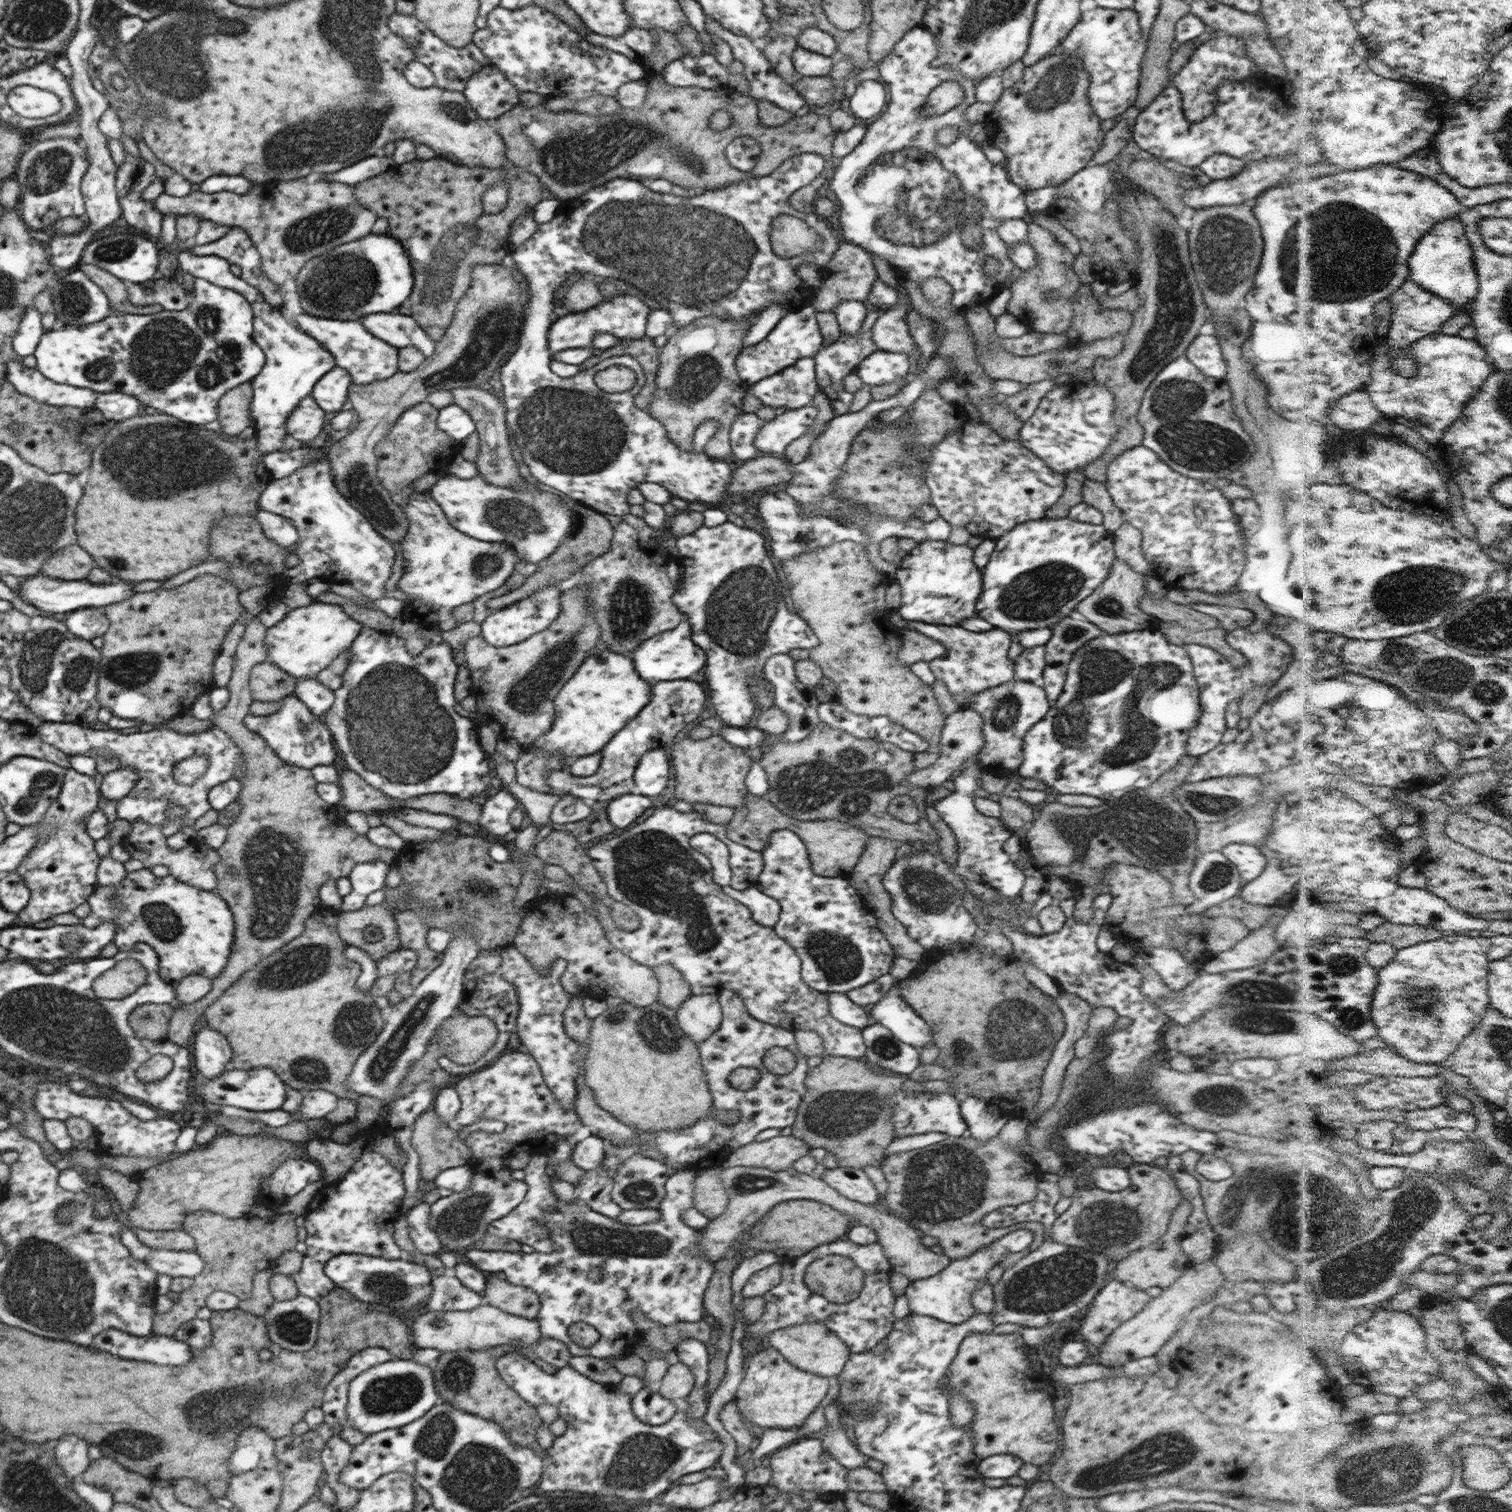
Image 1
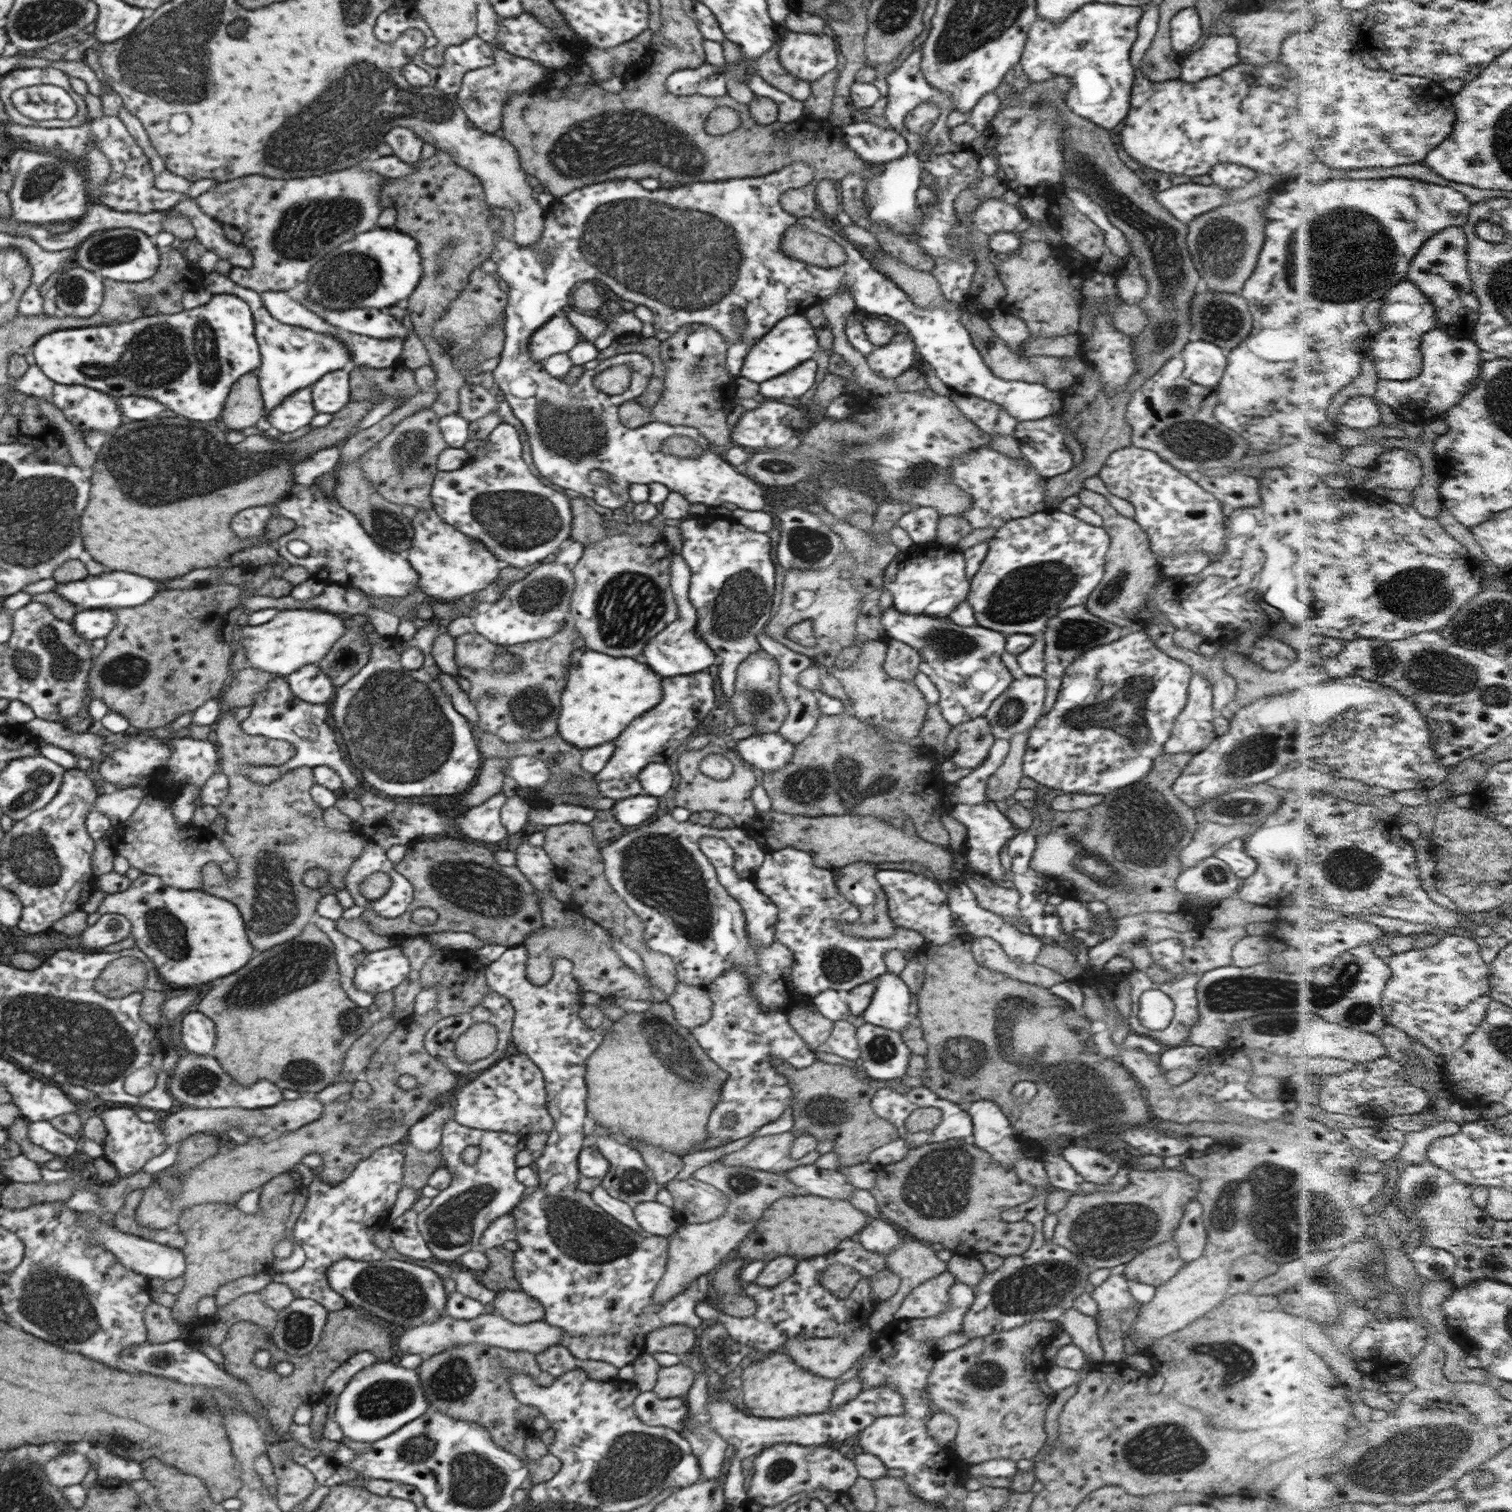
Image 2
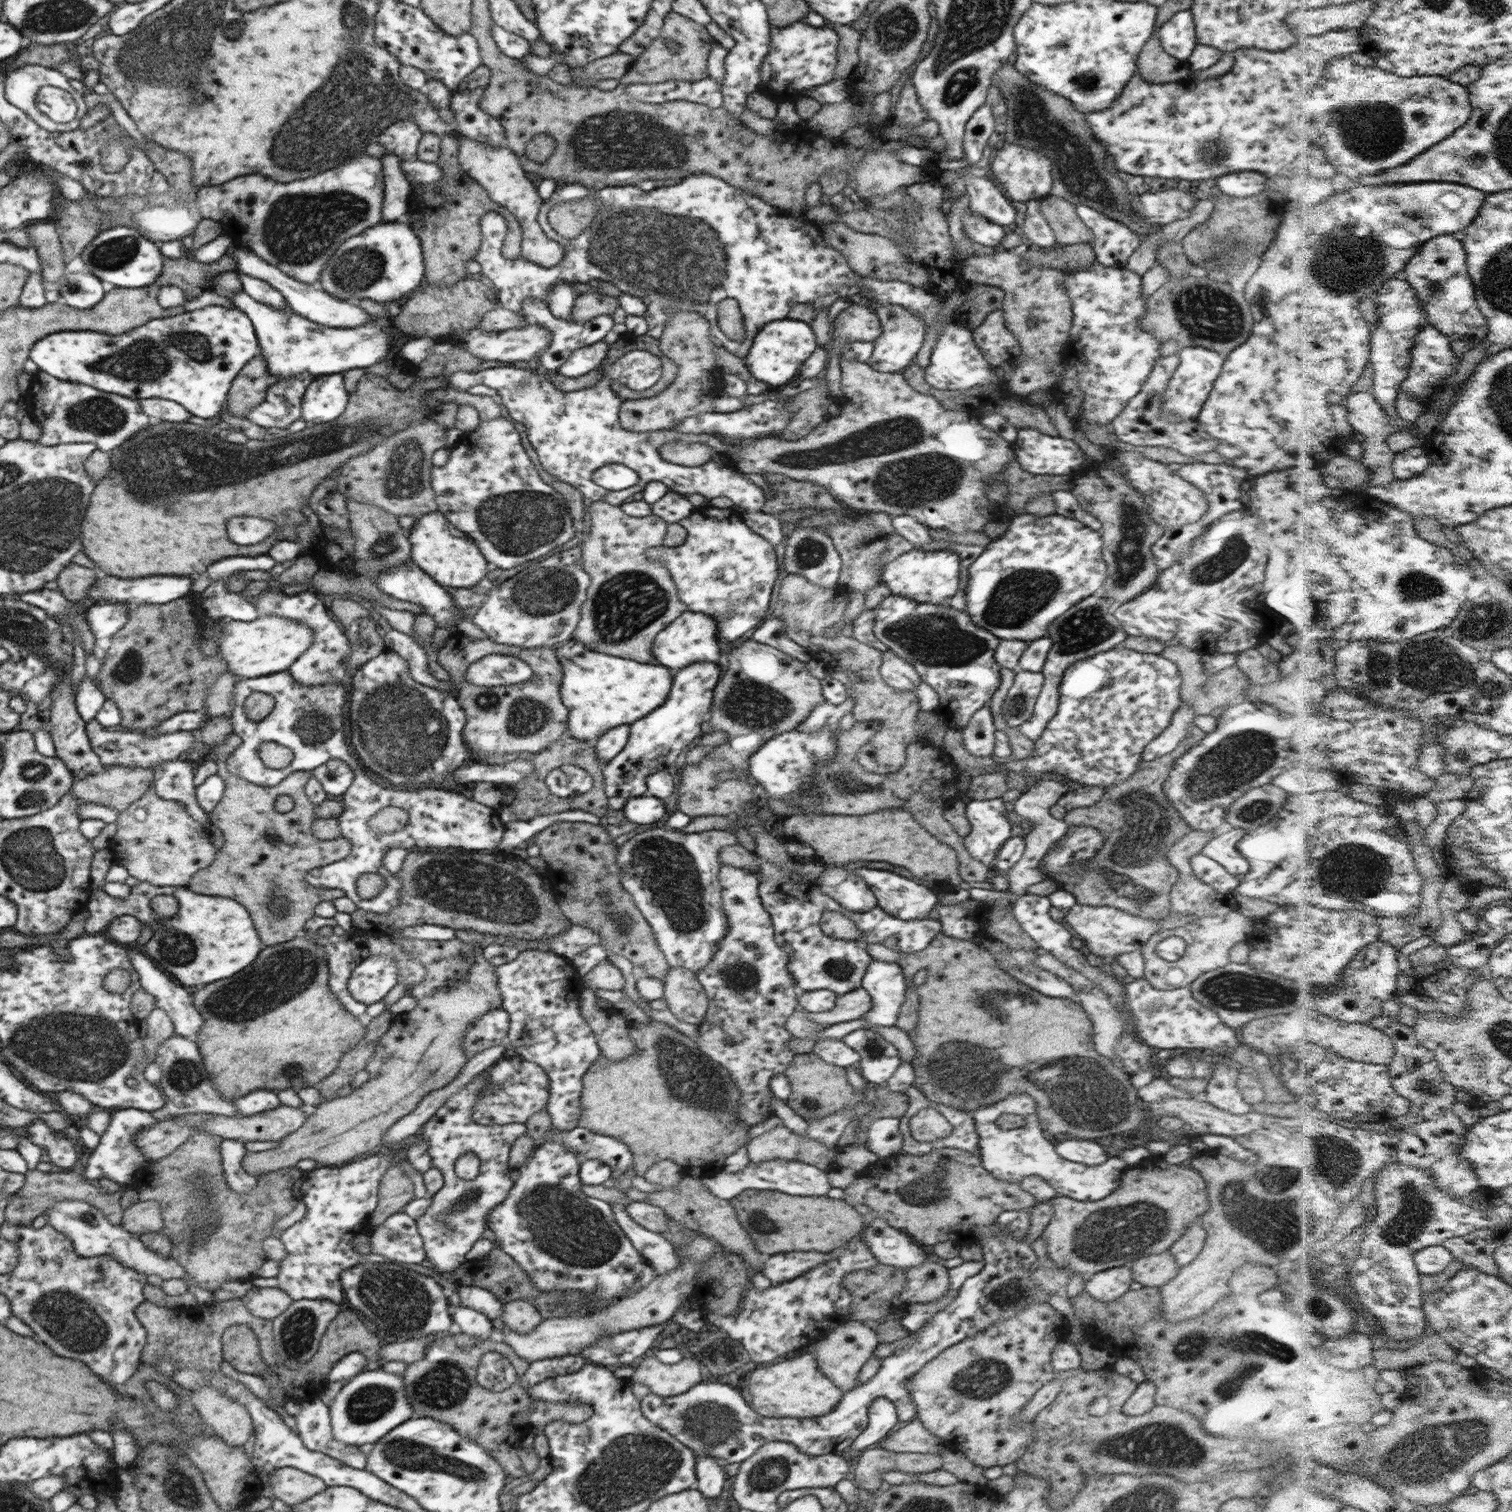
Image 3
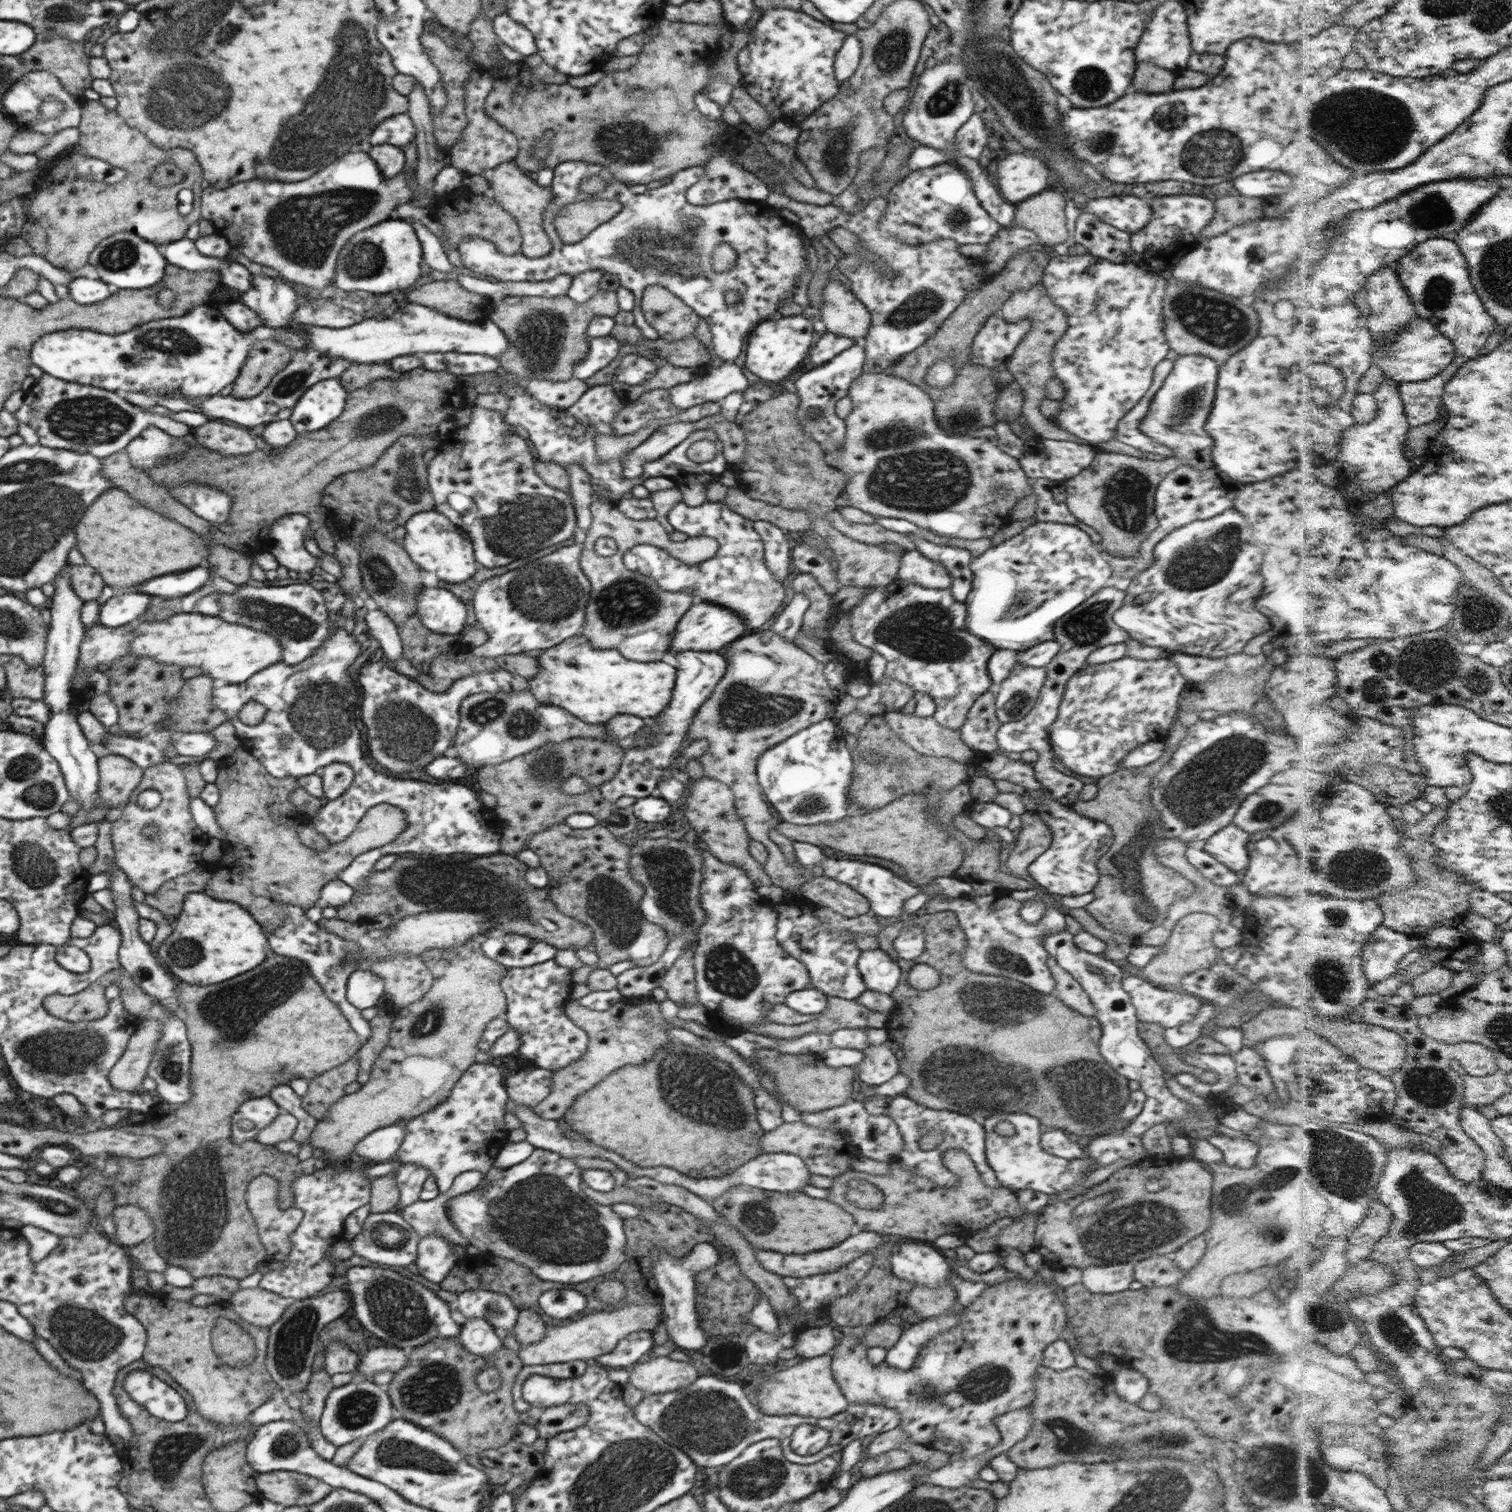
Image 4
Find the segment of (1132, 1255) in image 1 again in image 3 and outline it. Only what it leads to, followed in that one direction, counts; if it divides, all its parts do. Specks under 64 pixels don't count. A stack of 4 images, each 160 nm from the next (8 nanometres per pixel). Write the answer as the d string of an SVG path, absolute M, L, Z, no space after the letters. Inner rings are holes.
M1161 1251L1137 1257L1129 1264L1132 1280L1143 1287L1160 1287L1178 1273L1177 1263L1171 1253Z

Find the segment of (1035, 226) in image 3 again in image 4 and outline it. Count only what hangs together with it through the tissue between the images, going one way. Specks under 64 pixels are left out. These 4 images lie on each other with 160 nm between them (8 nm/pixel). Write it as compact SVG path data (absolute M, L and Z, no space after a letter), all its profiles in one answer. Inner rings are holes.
M771 175L768 178L768 184L772 184L774 187L771 187L770 191L768 191L768 195L764 200L766 204L774 206L777 209L785 208L798 216L800 220L799 229L806 237L816 240L825 231L835 227L841 227L858 238L862 255L842 253L841 256L836 256L836 265L837 270L849 280L850 291L865 305L870 316L868 331L862 340L865 348L865 360L862 367L863 374L886 372L901 356L905 356L905 354L909 354L911 351L923 345L923 342L936 331L946 317L964 300L967 294L979 288L993 274L999 273L1004 268L1015 250L1037 243L1034 232L1011 224L1010 229L1001 228L996 236L986 244L986 253L982 257L975 257L974 259L961 256L957 252L956 242L949 238L948 240L932 240L931 242L911 246L889 236L884 230L878 228L878 220L885 210L885 205L869 206L867 204L863 208L859 208L858 212L849 214L845 213L843 209L841 211L840 205L815 206L814 204L791 200L791 197L783 194L782 186L780 185L782 184L782 180L777 175ZM876 258L880 258L894 272L894 277L886 277L876 269L872 261L876 260Z

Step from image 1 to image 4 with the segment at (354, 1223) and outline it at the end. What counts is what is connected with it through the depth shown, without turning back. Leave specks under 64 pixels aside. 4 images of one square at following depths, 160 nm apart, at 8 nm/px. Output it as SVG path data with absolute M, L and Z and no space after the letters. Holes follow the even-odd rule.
M342 1164L292 1178L292 1206L302 1211L302 1219L289 1235L291 1248L285 1260L282 1260L282 1268L264 1274L257 1287L283 1298L301 1300L314 1297L331 1280L338 1278L333 1269L337 1259L325 1259L323 1252L337 1240L341 1240L343 1219L359 1206L368 1204L372 1178L365 1175L366 1168L348 1170L346 1164Z

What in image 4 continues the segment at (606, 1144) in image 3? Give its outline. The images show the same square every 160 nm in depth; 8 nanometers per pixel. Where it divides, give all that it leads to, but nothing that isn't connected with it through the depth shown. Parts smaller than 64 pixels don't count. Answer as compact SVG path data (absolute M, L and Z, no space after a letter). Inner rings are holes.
M519 1105L519 1108L515 1110L515 1117L519 1119L520 1127L525 1131L525 1140L530 1144L531 1148L535 1149L547 1149L559 1154L566 1159L571 1159L573 1157L581 1158L595 1158L601 1152L601 1146L597 1146L592 1142L583 1143L583 1141L573 1141L573 1139L567 1139L563 1135L563 1131L557 1127L557 1123L553 1120L541 1120L539 1116L535 1116L533 1110L525 1108L525 1106Z

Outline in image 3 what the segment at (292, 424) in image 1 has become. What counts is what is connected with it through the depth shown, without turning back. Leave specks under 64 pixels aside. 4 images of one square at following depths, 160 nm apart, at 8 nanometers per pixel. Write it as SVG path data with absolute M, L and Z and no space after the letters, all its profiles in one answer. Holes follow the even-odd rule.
M297 374L269 383L265 400L247 412L249 422L258 427L286 429L301 419L300 402L313 376Z

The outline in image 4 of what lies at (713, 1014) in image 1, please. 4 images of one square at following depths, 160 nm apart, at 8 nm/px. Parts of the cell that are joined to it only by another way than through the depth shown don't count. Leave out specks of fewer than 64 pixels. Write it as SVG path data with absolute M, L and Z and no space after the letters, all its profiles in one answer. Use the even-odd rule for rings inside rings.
M683 947L680 955L671 964L661 980L666 998L674 1003L697 1002L695 994L694 969L689 947Z

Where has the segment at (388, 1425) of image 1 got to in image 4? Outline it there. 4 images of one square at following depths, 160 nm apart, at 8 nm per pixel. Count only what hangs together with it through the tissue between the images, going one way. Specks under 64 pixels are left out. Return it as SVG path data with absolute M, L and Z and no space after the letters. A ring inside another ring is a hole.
M355 1378L351 1383L333 1388L324 1400L318 1427L327 1443L336 1448L351 1440L364 1439L395 1419L386 1386L373 1384L370 1379Z

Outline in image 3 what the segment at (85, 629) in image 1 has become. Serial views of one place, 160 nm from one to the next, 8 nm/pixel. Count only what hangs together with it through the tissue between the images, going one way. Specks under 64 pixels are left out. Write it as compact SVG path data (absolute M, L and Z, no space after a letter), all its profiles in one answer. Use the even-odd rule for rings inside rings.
M101 602L86 609L84 617L93 638L108 638L123 627L128 619L129 607L120 602Z

